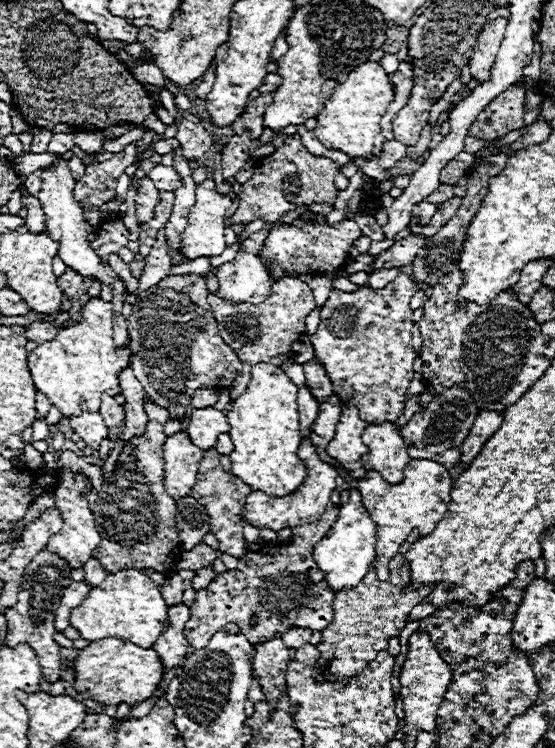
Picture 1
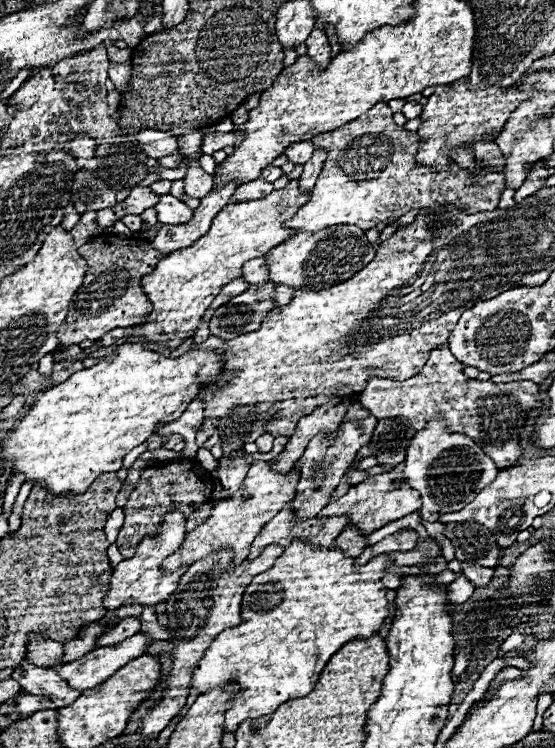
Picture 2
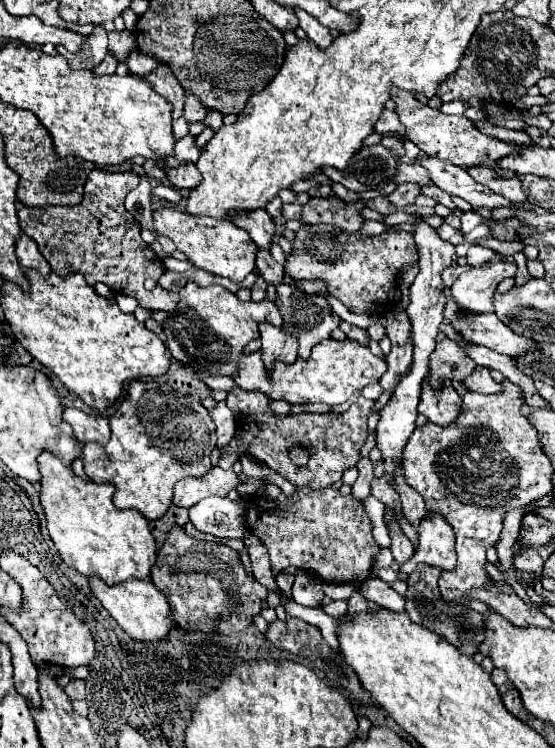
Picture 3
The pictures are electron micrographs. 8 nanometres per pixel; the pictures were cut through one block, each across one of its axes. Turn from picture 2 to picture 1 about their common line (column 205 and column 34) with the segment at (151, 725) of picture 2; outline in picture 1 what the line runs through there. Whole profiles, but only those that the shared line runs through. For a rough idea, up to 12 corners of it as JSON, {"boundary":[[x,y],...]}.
{"boundary":[[42,550],[6,610],[6,646],[28,644],[50,684],[60,676],[54,612],[72,584]]}

